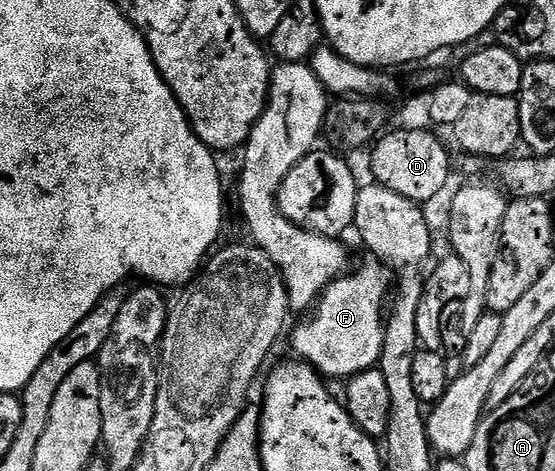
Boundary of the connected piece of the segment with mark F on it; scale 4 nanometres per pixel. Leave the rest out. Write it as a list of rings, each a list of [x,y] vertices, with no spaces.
[[[376,265],[373,266],[365,266],[362,270],[355,271],[354,274],[346,272],[331,282],[326,290],[322,290],[321,296],[312,307],[311,313],[305,316],[310,316],[310,318],[303,319],[293,330],[293,350],[297,353],[294,355],[300,361],[308,362],[318,374],[326,379],[348,380],[355,377],[359,372],[374,369],[380,363],[387,310],[386,271]]]

